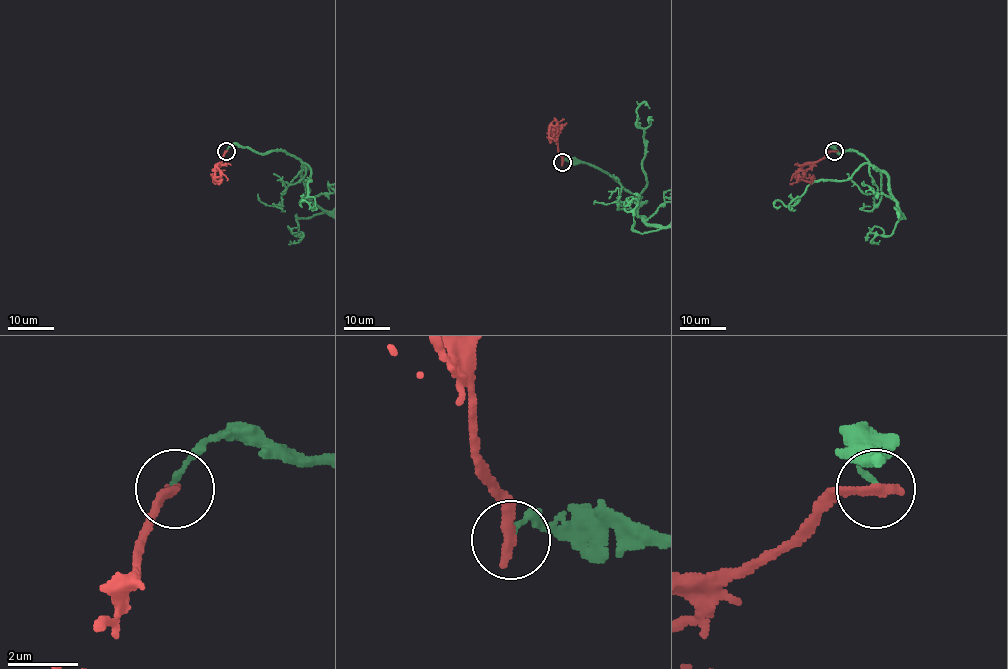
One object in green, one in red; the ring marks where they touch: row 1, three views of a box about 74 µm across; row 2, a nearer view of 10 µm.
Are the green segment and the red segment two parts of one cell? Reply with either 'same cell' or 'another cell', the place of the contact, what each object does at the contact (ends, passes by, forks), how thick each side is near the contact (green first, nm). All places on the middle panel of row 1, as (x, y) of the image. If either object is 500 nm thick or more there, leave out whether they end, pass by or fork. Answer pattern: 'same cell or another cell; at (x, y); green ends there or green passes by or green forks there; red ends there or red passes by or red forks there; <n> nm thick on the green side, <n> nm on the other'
another cell; at (562, 162); green ends there; red ends there; 140 nm thick on the green side, 340 nm on the other

